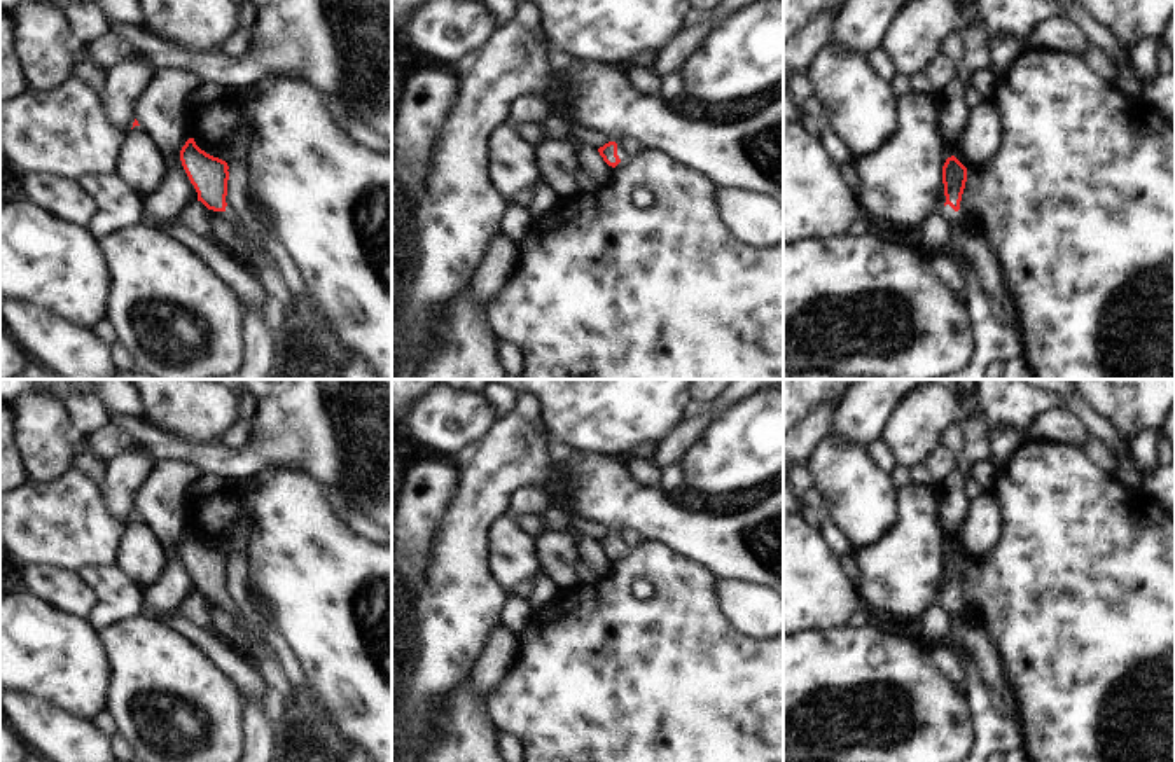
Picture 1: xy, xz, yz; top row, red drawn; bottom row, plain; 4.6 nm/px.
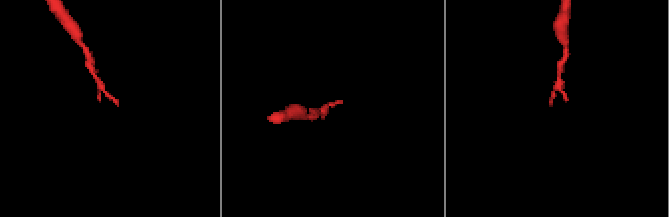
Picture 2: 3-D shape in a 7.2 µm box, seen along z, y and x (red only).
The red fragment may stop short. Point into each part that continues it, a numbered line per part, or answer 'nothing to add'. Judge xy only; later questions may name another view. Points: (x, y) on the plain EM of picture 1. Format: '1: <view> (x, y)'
1: xy (254, 631)

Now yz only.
1: yz (974, 638)

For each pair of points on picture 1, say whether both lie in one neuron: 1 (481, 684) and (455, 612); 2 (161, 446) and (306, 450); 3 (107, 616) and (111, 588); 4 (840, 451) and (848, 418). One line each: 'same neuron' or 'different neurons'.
1: different neurons
2: same neuron
3: same neuron
4: different neurons

